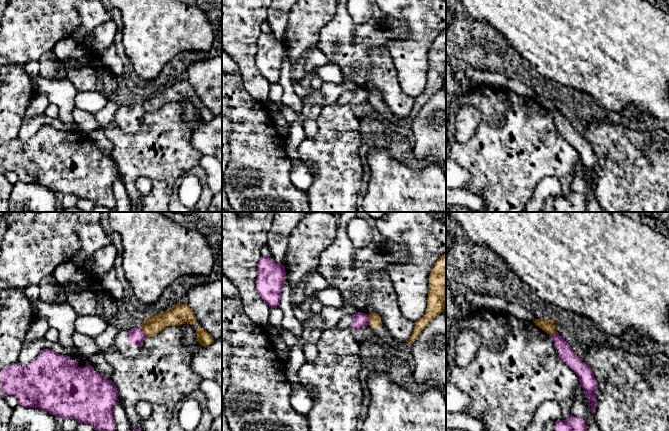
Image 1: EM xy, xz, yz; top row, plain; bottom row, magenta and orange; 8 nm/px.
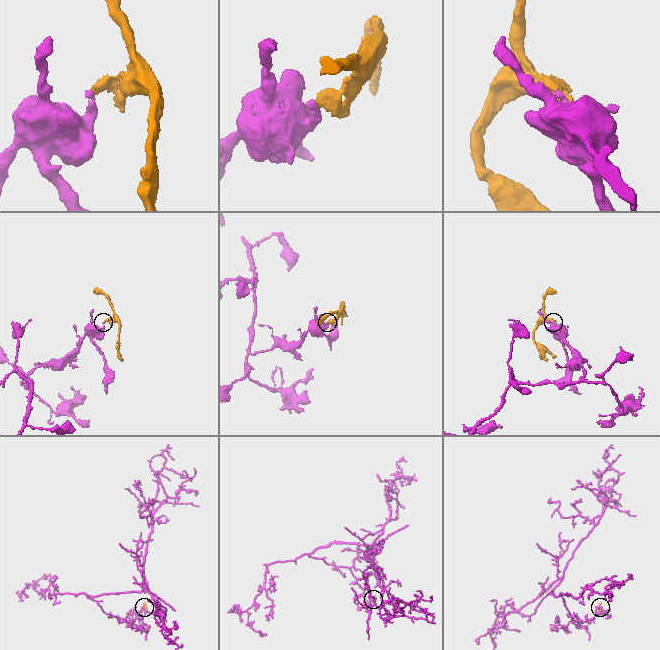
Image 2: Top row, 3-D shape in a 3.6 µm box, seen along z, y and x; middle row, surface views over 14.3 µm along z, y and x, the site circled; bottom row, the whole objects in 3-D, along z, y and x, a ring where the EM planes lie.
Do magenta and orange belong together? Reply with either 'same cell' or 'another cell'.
another cell

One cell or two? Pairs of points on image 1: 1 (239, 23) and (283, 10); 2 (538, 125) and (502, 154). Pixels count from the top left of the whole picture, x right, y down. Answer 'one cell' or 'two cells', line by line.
1: two cells
2: one cell

